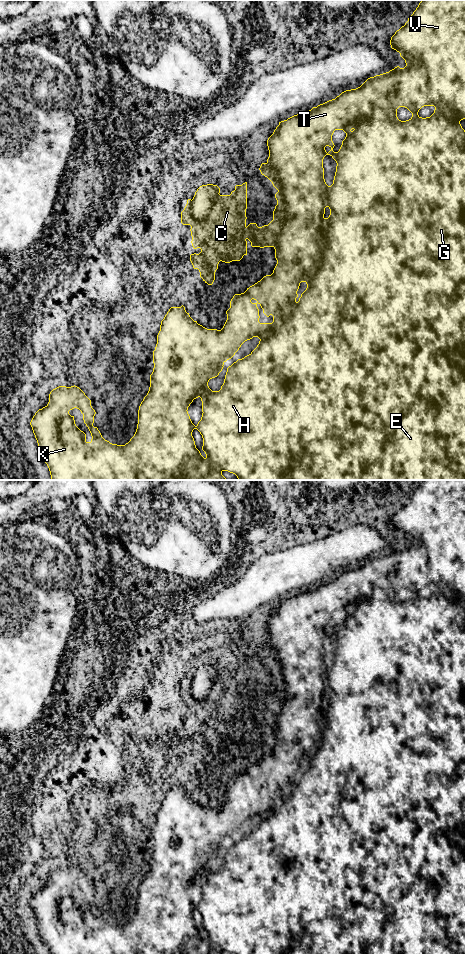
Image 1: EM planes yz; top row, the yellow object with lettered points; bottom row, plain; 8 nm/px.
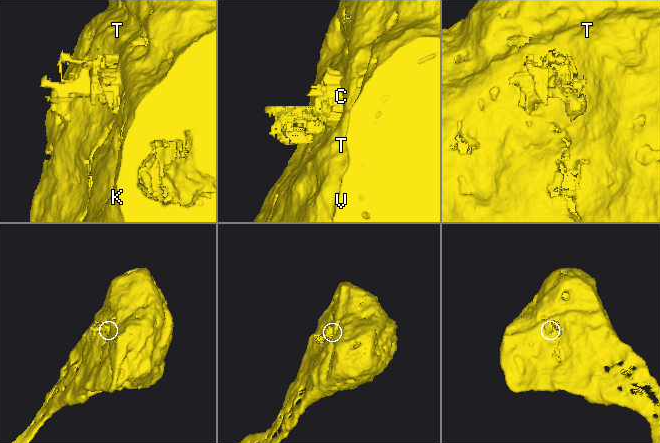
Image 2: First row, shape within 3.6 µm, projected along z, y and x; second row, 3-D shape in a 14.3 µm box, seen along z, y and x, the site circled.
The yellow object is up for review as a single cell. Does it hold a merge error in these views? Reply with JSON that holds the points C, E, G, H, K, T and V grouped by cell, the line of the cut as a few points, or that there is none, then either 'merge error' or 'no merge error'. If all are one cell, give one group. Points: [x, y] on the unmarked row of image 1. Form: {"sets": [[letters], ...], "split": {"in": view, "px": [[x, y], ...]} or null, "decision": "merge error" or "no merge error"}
{"sets": [["C"], ["E", "G", "H", "K", "T", "V"]], "split": {"in": "yz", "px": [[265, 643], [280, 664], [285, 691], [285, 703], [274, 726]]}, "decision": "merge error"}

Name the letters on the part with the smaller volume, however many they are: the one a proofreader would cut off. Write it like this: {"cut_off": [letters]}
{"cut_off": ["C"]}

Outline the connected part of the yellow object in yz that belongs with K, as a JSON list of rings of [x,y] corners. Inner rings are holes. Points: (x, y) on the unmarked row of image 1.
[[[421,480],[416,490],[408,498],[408,501],[402,506],[390,520],[391,528],[400,533],[405,540],[406,546],[399,546],[389,552],[368,558],[360,567],[356,569],[346,570],[335,579],[329,580],[323,584],[313,587],[311,590],[294,595],[287,600],[279,602],[273,614],[267,620],[269,637],[267,646],[270,647],[281,664],[281,675],[285,682],[285,704],[280,710],[274,725],[275,738],[277,744],[271,755],[264,756],[260,761],[247,768],[244,773],[235,774],[230,781],[230,788],[226,791],[227,800],[221,810],[207,809],[194,801],[185,787],[171,787],[164,799],[161,801],[160,811],[157,815],[157,824],[153,831],[153,852],[150,855],[150,867],[147,875],[141,882],[138,890],[138,904],[134,916],[125,925],[112,924],[105,920],[97,907],[93,906],[95,890],[91,886],[91,880],[77,866],[59,866],[53,869],[49,874],[48,884],[39,889],[33,896],[30,905],[37,920],[41,938],[47,944],[50,954],[222,954],[228,951],[233,954],[465,954],[465,610],[462,608],[460,601],[465,599],[465,480]],[[424,586],[434,586],[434,593],[430,597],[422,598],[418,595],[419,590]],[[399,587],[407,588],[412,597],[409,600],[401,601],[397,597],[397,589]],[[335,610],[343,610],[346,613],[345,619],[338,632],[334,632],[334,623],[332,615]],[[326,635],[330,635],[337,643],[333,664],[328,666],[324,659],[323,639]],[[300,763],[307,764],[306,770],[301,774],[299,781],[297,771]],[[257,785],[263,789],[263,793],[269,797],[273,796],[272,803],[259,802],[259,789]],[[258,817],[260,819],[257,827],[247,836],[238,839],[227,848],[224,863],[219,871],[212,871],[208,862],[215,858],[223,849],[224,843],[231,839],[239,830],[241,825]],[[200,877],[202,881],[202,897],[195,906],[188,894],[188,887],[194,879]],[[77,888],[83,894],[83,900],[88,907],[92,919],[86,921],[86,914],[81,911],[75,904],[74,896],[69,891]],[[197,909],[203,918],[202,930],[205,932],[204,938],[200,931],[196,928],[192,912]]]

